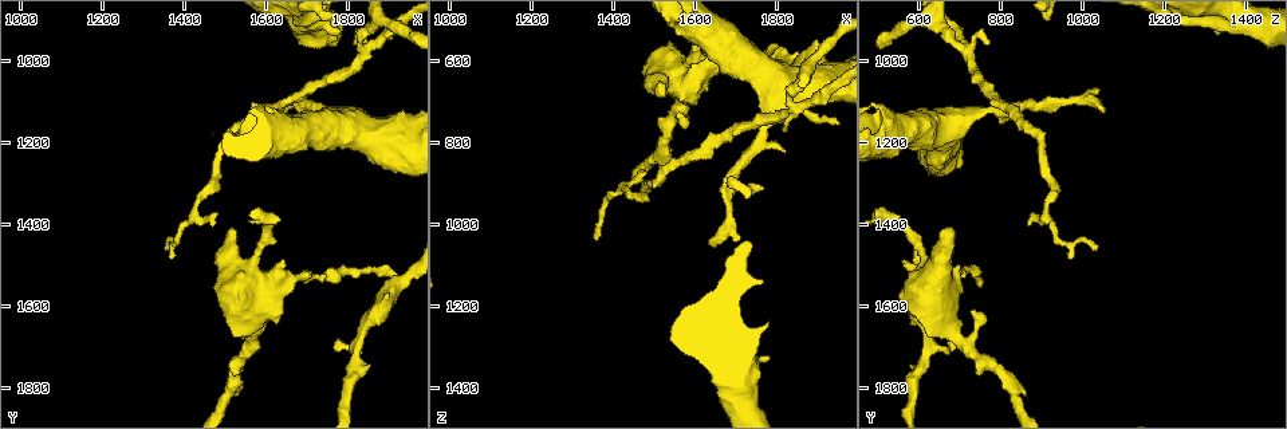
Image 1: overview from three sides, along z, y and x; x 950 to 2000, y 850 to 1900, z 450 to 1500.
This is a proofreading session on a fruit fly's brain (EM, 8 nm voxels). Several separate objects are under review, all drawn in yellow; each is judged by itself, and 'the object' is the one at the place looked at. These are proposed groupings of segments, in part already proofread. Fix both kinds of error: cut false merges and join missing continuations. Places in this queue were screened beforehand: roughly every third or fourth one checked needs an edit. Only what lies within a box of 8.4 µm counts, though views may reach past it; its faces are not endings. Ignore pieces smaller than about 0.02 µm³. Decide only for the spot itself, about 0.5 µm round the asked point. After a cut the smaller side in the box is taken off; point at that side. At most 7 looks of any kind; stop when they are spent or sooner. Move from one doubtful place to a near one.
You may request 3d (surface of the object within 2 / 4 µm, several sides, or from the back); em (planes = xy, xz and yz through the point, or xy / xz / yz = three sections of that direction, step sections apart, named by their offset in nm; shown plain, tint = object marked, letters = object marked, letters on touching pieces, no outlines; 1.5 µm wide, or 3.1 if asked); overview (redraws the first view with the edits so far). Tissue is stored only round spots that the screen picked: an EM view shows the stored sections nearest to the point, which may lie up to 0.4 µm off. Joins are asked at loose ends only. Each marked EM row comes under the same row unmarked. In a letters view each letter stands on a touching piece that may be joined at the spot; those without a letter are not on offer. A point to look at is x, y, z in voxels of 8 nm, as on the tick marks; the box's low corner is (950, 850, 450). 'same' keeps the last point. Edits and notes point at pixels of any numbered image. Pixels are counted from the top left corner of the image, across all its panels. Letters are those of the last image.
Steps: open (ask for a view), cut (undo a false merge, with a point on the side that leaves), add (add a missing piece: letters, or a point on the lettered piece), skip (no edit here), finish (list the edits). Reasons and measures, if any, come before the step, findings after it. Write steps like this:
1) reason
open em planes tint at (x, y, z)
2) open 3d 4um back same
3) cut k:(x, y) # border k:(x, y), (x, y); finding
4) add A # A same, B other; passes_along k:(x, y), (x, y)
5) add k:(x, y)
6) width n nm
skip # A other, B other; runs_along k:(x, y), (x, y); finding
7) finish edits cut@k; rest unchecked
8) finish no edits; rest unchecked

an open end
open em xz step 4 letters at (1780, 1685, 680)

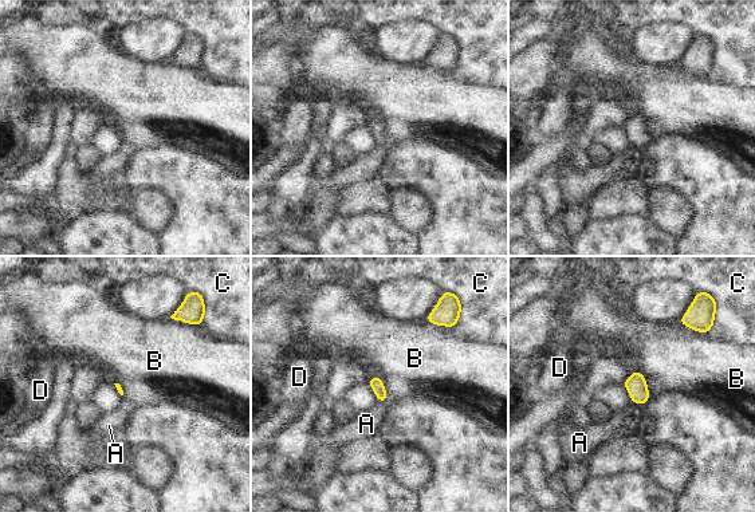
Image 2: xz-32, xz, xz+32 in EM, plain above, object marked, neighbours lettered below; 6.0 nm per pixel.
skip # A other, B other, C other, D other; border 2:(373, 374), (382, 379), (386, 402); no lettered piece goes on from it

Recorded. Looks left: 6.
free end
open em planes letters at (1470, 1410, 865)

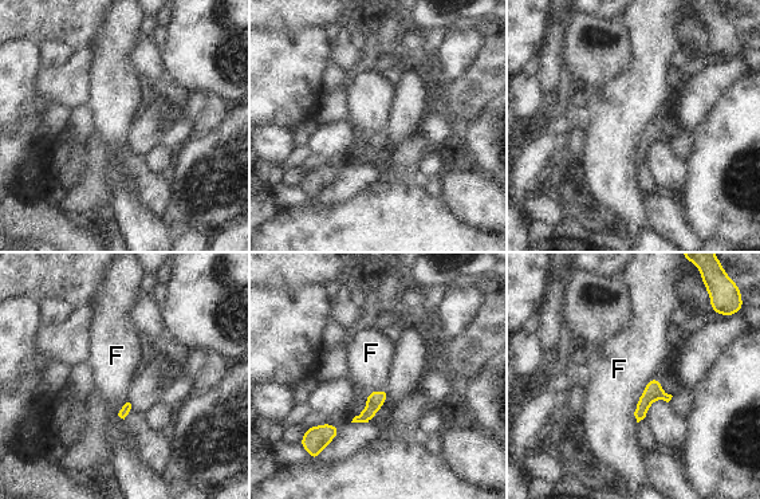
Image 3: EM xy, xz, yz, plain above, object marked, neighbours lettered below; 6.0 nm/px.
skip # F other; border 3:(656, 377), (640, 396), (637, 423); no lettered piece goes on from it

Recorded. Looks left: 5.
two arms in line, one across
open 3d 4um back at (1830, 960, 705)

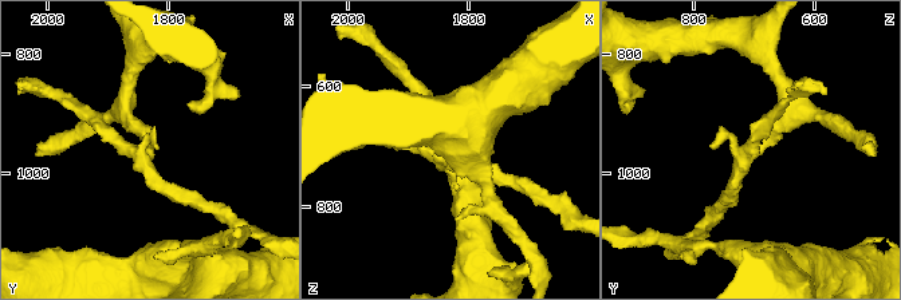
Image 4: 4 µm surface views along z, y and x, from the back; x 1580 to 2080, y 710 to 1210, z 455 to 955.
open em xz step 8 tint at (1835, 960, 700)

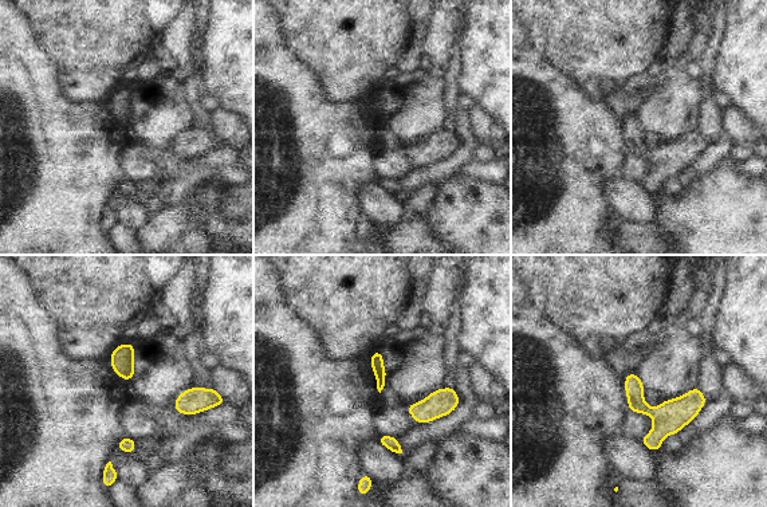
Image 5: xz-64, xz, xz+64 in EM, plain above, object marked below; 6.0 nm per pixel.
open em planes letters same

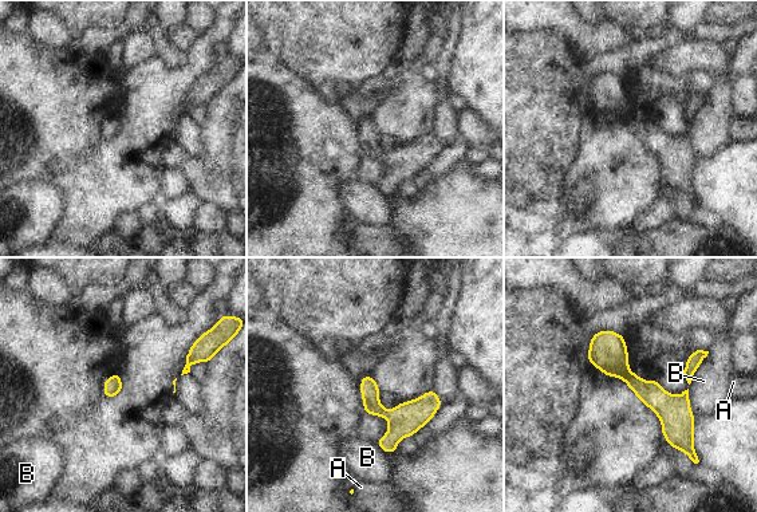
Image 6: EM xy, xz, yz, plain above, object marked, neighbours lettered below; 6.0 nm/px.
cut 6:(651, 393) # A other, B other; two cells meet here

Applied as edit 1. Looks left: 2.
finish edits cut@6; rest unchecked

